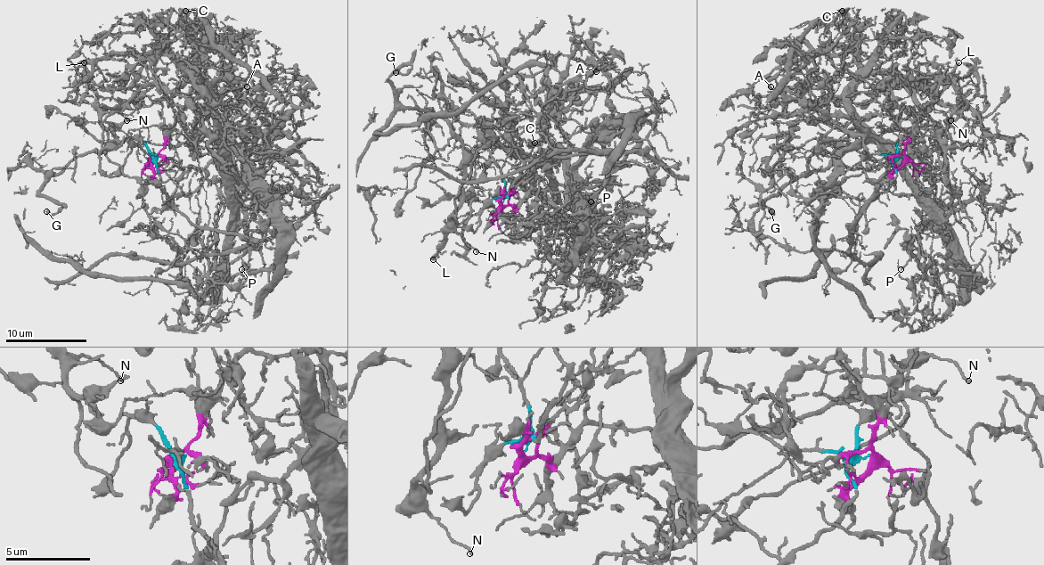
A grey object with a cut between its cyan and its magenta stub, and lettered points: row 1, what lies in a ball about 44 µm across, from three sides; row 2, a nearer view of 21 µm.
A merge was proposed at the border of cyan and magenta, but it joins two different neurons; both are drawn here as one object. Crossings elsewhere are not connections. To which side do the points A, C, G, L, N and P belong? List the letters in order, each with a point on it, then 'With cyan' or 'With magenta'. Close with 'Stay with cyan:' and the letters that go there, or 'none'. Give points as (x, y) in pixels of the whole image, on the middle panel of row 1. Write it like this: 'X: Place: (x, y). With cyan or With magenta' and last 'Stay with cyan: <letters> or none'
A: Place: (596, 71). With magenta
C: Place: (534, 143). With magenta
G: Place: (395, 72). With cyan
L: Place: (433, 259). With cyan
N: Place: (476, 251). With cyan
P: Place: (591, 201). With magenta
Stay with cyan: G, L, N

